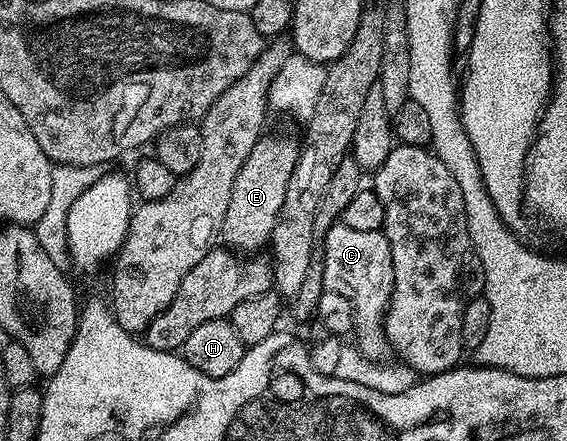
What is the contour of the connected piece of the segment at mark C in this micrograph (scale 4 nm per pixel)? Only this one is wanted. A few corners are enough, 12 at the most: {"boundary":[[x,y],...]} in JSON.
{"boundary":[[335,224],[323,284],[355,310],[357,348],[392,352],[383,318],[395,290],[387,234]]}

